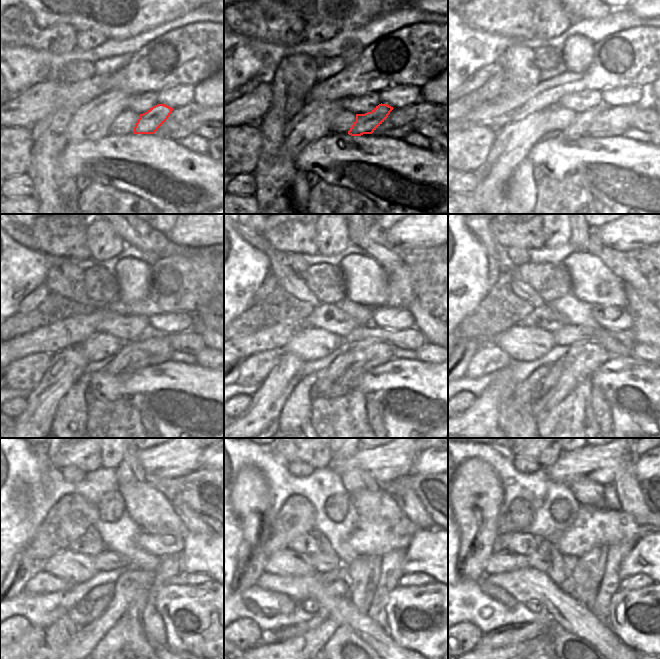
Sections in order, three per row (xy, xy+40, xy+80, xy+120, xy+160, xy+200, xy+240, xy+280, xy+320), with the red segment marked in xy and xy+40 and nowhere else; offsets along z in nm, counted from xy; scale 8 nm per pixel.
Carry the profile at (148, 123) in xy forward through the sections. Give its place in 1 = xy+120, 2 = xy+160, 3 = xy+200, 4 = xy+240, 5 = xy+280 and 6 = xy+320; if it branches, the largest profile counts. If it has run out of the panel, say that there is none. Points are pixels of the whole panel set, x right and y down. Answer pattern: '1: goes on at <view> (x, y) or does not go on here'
1: goes on at xy+120 (118, 363)
2: goes on at xy+160 (336, 369)
3: goes on at xy+200 (551, 378)
4: goes on at xy+240 (100, 605)
5: goes on at xy+280 (286, 633)
6: goes on at xy+320 (507, 635)

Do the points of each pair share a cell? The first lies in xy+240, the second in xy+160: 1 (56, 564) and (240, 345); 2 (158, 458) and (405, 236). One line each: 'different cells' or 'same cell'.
1: different cells
2: same cell

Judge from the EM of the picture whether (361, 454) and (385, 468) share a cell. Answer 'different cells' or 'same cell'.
same cell

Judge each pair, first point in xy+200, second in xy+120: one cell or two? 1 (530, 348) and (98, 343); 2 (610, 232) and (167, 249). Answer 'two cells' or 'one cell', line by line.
1: one cell
2: two cells

